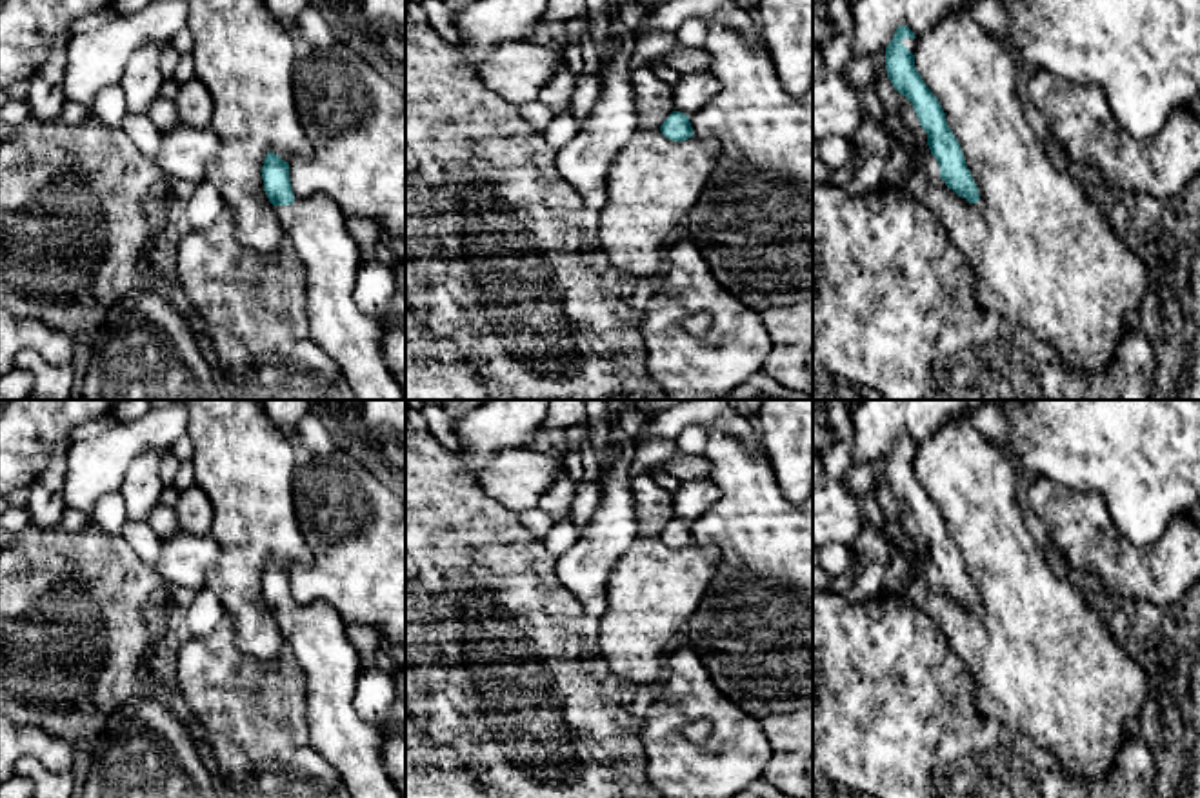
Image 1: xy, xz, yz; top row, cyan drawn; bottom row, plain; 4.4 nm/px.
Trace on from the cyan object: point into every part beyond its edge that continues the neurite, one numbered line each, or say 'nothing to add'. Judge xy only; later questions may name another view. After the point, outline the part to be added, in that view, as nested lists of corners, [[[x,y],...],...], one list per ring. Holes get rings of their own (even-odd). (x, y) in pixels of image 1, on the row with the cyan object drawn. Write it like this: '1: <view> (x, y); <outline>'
1: xy (315, 226); [[[322,193],[307,198],[295,196],[295,202],[278,218],[285,238],[304,265],[311,338],[336,362],[355,400],[405,400],[405,393],[389,371],[382,353],[382,322],[365,316],[353,298],[362,260],[338,205]]]

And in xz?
1: xz (693, 89); [[[685,73],[675,84],[675,111],[687,116],[704,107],[720,89],[720,80],[709,73]]]

